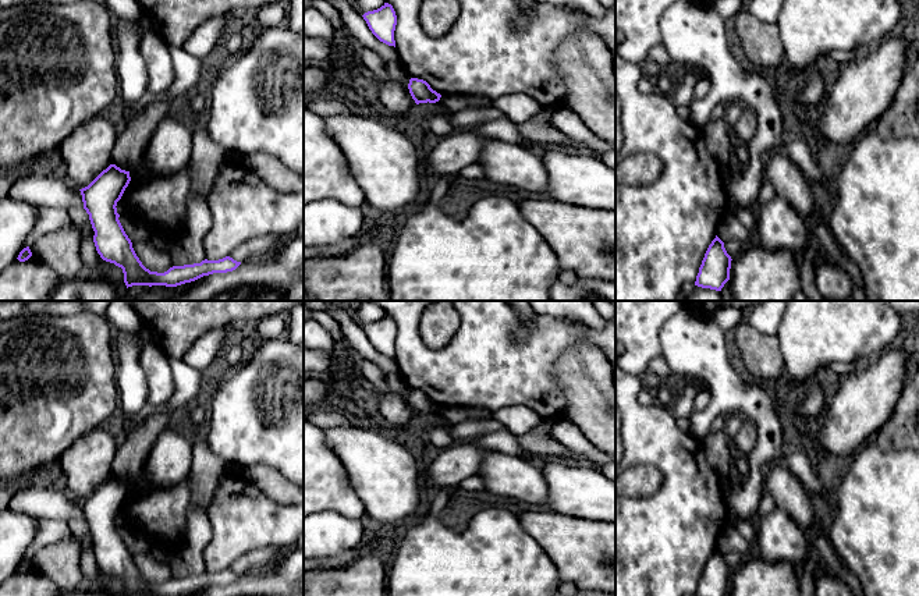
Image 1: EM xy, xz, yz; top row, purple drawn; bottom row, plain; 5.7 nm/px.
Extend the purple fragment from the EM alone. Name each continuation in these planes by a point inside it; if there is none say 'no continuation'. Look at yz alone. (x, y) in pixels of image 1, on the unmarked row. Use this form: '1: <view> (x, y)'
no continuation

